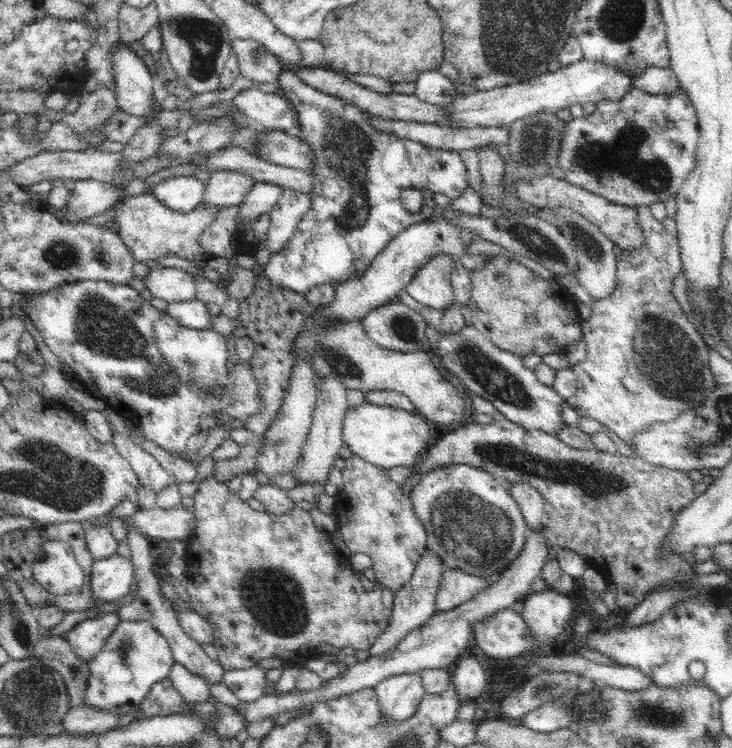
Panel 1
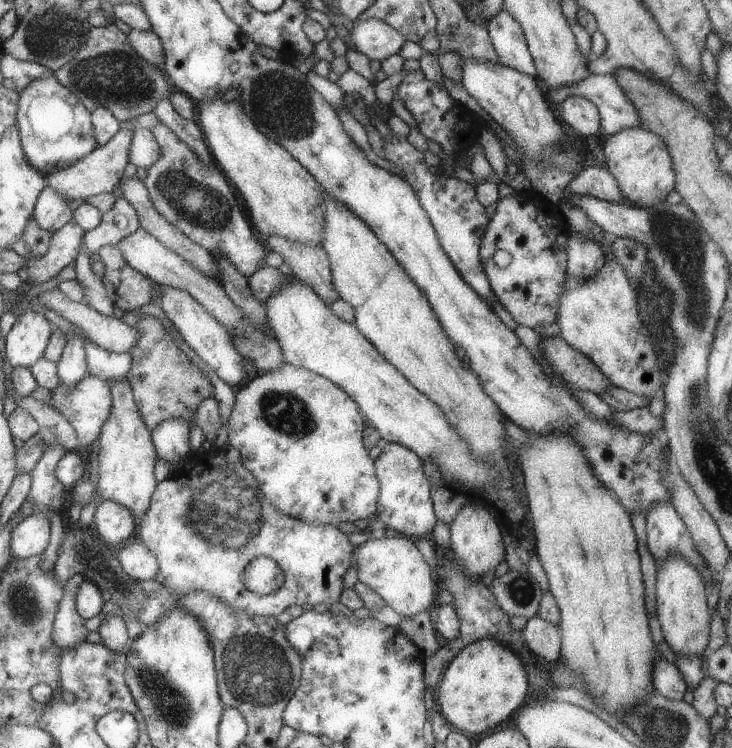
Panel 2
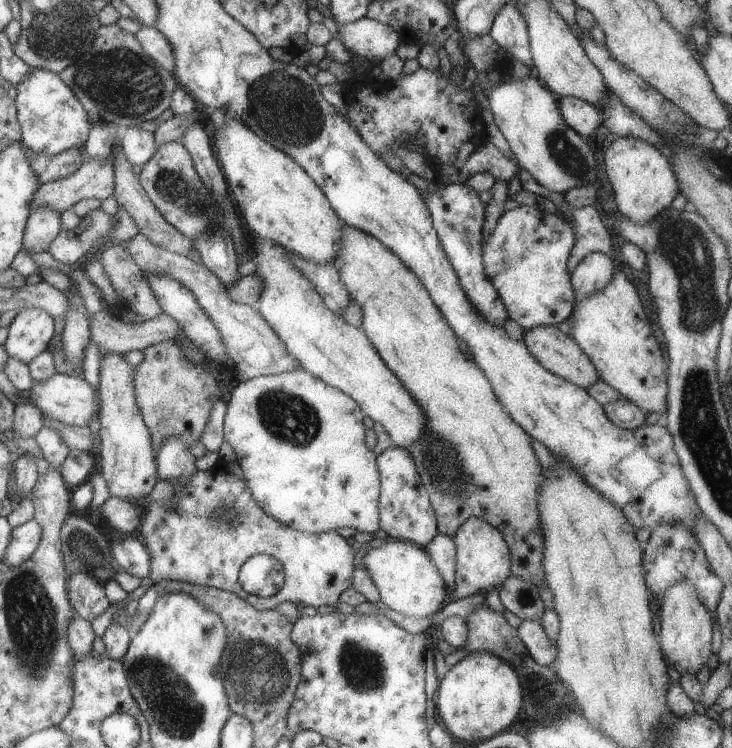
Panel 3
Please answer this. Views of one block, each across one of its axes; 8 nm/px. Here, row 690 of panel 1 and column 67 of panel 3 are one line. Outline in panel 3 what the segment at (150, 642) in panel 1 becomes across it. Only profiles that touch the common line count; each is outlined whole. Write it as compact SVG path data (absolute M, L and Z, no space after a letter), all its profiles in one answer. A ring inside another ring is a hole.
M32 69L16 84L16 90L15 103L21 126L21 142L27 150L55 155L69 148L79 150L85 144L92 128L90 115L59 73Z

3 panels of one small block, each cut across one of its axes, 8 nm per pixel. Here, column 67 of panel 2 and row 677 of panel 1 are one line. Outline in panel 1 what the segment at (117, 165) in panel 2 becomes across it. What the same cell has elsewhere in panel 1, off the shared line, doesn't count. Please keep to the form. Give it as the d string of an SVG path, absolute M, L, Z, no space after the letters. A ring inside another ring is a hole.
M174 662L167 677L172 681L176 691L178 691L187 702L207 702L210 696L208 682L201 676L190 672L185 666L182 666L182 664Z

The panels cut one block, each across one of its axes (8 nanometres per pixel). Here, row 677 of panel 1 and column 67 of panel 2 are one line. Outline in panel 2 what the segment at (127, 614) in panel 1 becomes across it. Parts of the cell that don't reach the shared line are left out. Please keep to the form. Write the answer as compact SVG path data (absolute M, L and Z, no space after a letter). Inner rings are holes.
M46 185L35 204L33 217L36 220L36 224L42 230L48 230L48 232L54 234L66 223L74 221L73 212L70 210L69 204L69 202L60 198L58 192L50 190L50 186Z

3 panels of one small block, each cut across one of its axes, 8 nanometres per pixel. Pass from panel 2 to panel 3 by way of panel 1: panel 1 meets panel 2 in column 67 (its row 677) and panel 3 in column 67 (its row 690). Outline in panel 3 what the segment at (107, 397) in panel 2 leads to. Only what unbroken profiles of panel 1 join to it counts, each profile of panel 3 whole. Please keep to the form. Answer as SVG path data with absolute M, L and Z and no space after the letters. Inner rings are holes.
M56 372L46 380L34 381L29 390L35 406L53 421L60 421L73 427L83 427L84 425L89 426L90 420L96 412L99 414L99 392L96 393L92 390L84 378L71 377L62 372Z

